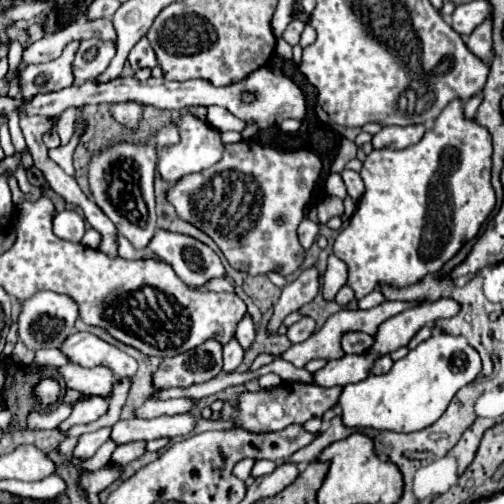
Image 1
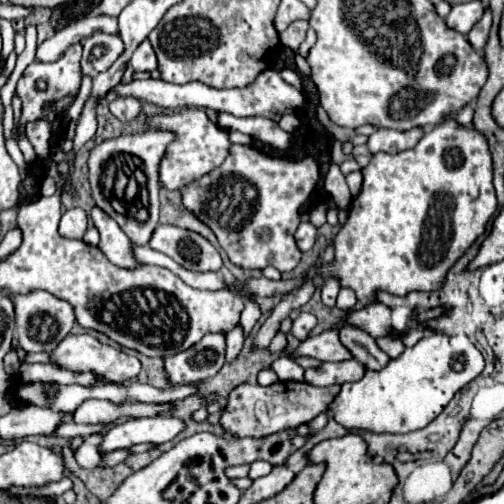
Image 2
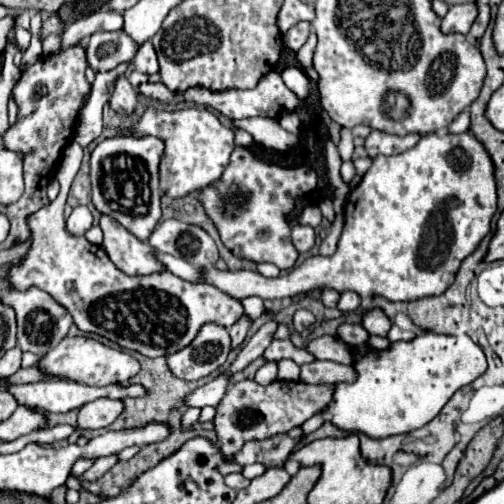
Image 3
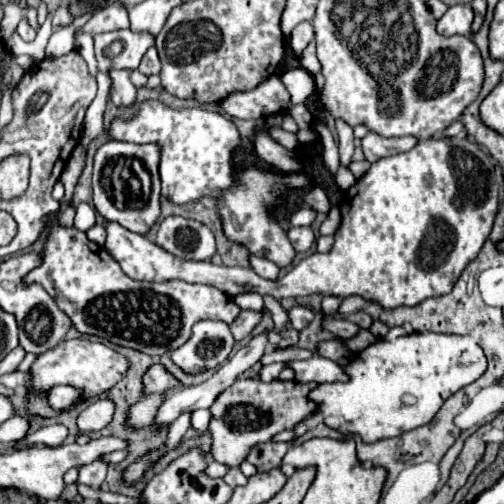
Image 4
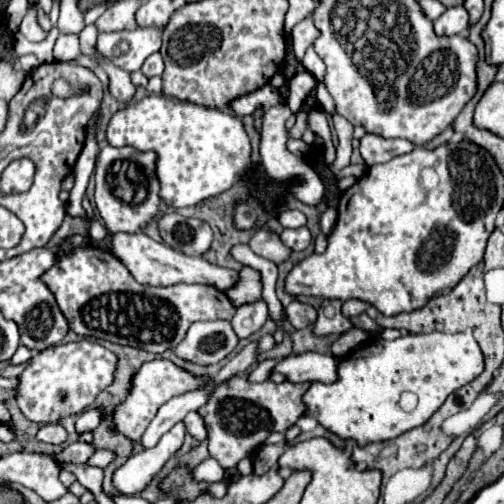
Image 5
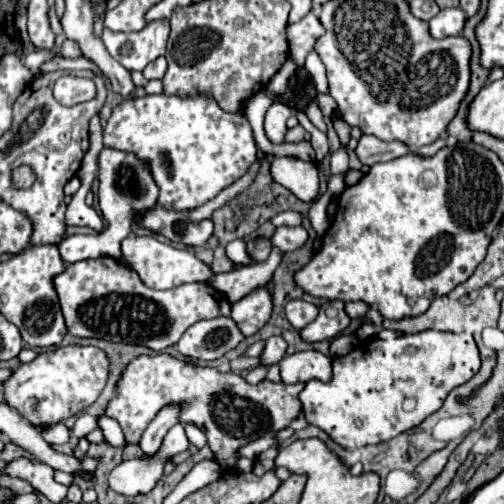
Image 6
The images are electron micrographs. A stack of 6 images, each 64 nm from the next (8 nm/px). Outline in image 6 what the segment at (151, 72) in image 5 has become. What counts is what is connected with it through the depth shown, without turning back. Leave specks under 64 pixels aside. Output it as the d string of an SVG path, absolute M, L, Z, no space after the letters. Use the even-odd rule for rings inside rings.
M160 58L160 60L154 60L152 64L148 64L148 68L144 68L144 78L146 80L154 80L154 78L164 78L166 74L166 60Z

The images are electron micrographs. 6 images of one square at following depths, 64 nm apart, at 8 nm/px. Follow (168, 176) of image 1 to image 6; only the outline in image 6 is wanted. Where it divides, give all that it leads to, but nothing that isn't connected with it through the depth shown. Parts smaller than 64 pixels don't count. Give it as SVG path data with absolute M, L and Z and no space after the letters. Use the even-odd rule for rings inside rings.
M208 94L198 96L142 96L142 98L128 98L120 102L104 128L104 146L132 152L136 154L152 172L156 186L160 188L158 204L166 210L180 210L190 212L204 202L218 196L220 190L242 178L250 164L256 160L256 140L250 128L248 118L242 112L224 112L218 102Z

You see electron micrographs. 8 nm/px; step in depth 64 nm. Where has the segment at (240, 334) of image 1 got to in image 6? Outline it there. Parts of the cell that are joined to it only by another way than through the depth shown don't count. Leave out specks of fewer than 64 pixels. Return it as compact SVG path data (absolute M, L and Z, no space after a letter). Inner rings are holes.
M266 262L256 266L244 266L240 270L232 270L226 274L214 274L208 282L224 294L230 302L240 300L240 296L246 296L252 292L252 288L258 288L260 284L266 284L276 268L266 268Z

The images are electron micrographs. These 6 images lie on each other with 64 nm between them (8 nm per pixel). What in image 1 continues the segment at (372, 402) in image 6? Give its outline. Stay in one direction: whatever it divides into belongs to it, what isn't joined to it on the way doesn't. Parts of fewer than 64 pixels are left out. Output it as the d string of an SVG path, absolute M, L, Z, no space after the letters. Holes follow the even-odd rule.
M434 332L404 358L396 360L386 374L368 374L366 380L346 384L338 408L346 428L374 428L392 432L416 432L434 424L448 408L454 394L470 384L482 370L480 354L464 336Z

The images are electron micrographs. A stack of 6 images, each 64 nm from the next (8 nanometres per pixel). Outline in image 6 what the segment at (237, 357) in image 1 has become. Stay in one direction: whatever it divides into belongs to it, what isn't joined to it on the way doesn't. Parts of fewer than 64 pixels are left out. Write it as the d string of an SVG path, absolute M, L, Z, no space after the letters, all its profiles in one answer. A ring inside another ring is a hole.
M268 286L254 288L250 294L240 298L238 302L232 302L230 316L236 320L238 328L252 336L266 324L273 310L273 295Z

